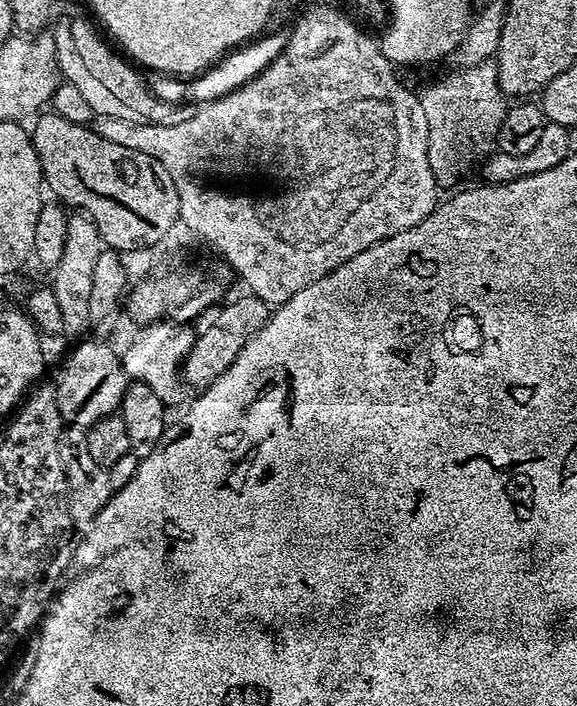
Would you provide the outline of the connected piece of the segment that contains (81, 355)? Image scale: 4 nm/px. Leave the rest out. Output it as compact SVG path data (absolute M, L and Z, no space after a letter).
M84 340L77 348L75 345L64 357L56 373L54 391L61 421L65 425L85 430L119 409L130 383L130 377L124 373L124 365L118 352L100 340Z

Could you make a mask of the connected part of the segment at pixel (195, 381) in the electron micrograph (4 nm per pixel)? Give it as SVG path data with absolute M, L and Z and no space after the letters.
M243 295L238 297L233 304L226 305L209 322L208 329L204 333L201 331L192 343L192 349L188 351L182 369L184 383L189 389L203 390L208 385L213 384L228 369L230 362L234 362L234 358L238 358L242 346L246 346L246 342L250 342L252 335L268 320L270 315L269 305L257 296Z

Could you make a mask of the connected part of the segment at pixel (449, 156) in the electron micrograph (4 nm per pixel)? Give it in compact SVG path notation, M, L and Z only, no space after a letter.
M485 62L456 70L453 76L430 85L422 92L420 101L422 110L426 110L430 170L434 170L434 178L441 189L455 189L459 185L456 183L493 151L502 118L510 107L500 88L497 65Z

